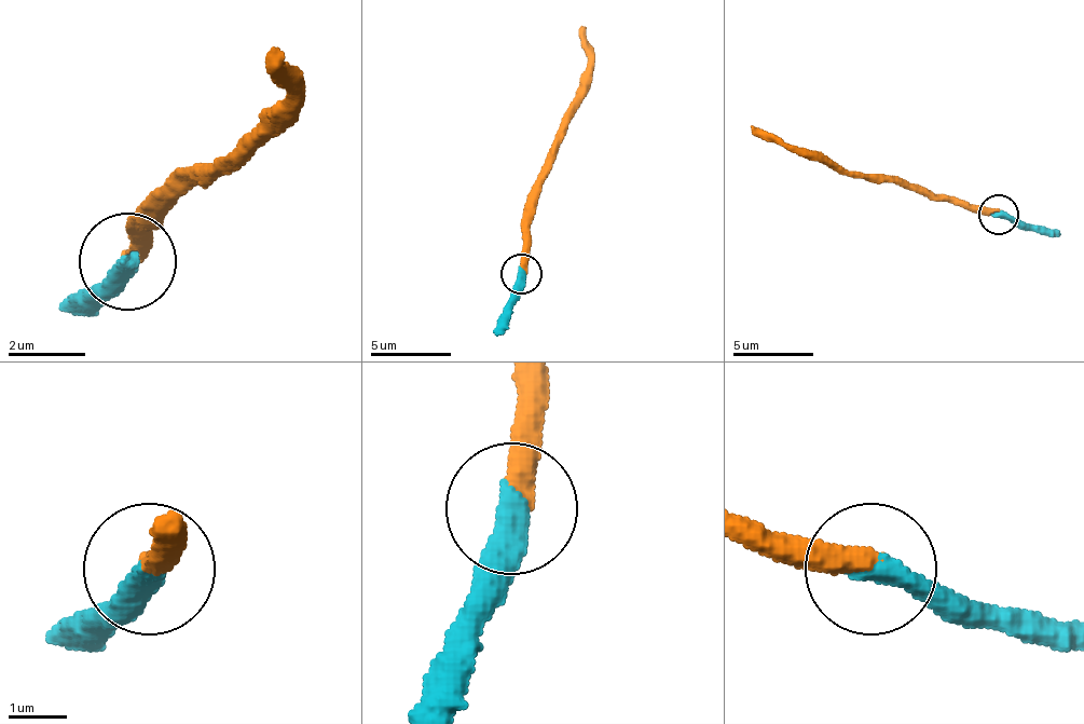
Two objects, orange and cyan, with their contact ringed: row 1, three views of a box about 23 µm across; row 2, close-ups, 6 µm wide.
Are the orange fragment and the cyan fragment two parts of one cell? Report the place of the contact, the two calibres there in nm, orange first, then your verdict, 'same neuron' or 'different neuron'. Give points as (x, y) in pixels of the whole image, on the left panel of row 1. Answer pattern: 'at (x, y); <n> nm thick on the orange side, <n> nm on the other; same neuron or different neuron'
at (127, 261); 440 nm thick on the orange side, 480 nm on the other; different neuron

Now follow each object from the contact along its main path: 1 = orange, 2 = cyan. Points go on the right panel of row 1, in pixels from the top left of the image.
1: (998, 215), (929, 199), (884, 179), (864, 179), (787, 142), (771, 142), (751, 126)
2: (998, 215), (1014, 215), (1061, 235)

